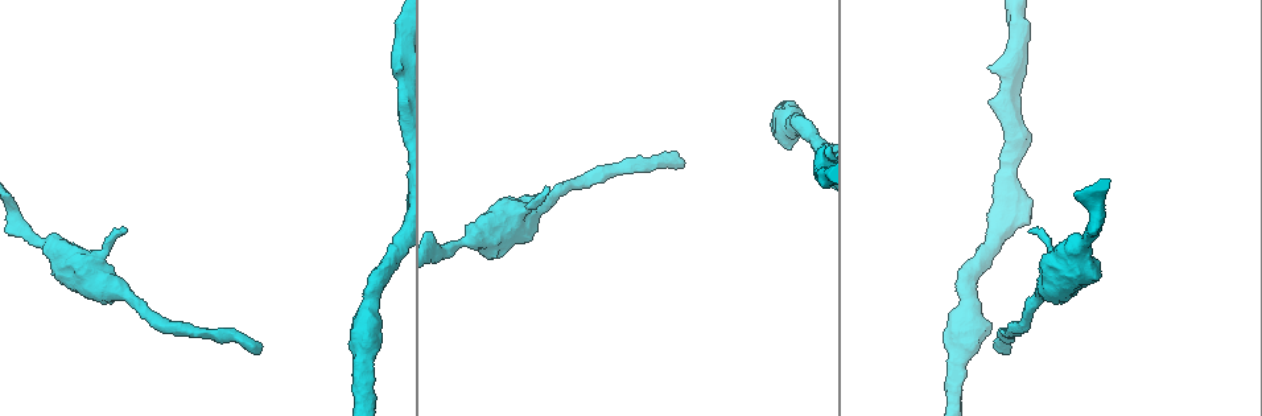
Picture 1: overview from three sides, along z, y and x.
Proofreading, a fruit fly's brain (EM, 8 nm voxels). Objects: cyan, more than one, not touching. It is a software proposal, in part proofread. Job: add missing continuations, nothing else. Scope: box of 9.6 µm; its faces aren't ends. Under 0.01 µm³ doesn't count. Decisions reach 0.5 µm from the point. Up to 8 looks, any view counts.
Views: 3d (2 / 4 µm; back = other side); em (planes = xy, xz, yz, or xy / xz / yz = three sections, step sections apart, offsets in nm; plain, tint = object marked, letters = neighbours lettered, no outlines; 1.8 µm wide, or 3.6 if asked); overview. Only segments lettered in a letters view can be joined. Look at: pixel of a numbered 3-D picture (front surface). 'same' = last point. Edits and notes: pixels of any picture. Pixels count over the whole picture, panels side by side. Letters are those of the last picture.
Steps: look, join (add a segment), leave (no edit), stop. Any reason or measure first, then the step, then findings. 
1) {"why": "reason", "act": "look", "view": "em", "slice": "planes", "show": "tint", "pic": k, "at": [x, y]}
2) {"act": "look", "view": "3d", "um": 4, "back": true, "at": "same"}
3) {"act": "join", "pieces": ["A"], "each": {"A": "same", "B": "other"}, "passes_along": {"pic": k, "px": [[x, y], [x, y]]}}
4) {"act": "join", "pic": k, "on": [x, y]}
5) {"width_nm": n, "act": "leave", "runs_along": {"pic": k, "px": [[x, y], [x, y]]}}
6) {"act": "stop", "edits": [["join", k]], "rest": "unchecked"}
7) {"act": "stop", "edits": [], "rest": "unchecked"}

{"why": "branch stops here", "act": "look", "view": "3d", "um": 4, "pic": 1, "at": [549, 186]}

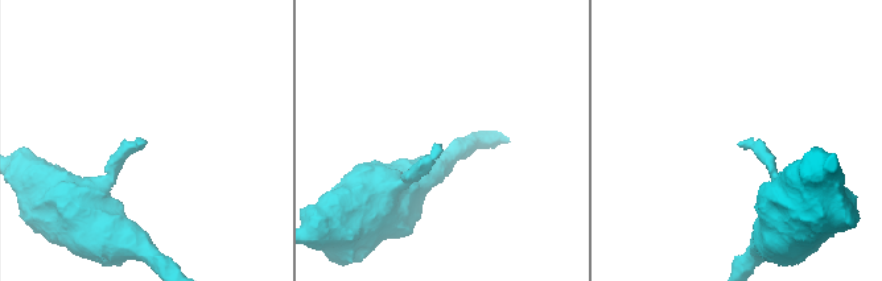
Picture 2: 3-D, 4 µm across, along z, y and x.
{"why": "need the tissue", "act": "look", "view": "em", "slice": "planes", "show": "letters", "pic": 2, "at": [142, 145]}

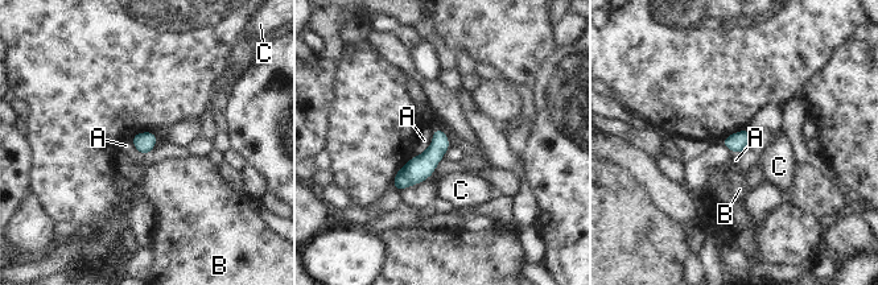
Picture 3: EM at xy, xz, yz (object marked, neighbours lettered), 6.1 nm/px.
{"longest_contact_nm": ["A", 220], "act": "leave", "each": {"A": "other", "B": "other", "C": "other"}, "border": {"pic": 3, "px": [[433, 128], [432, 143], [412, 157]]}, "found": "none of them fits"}

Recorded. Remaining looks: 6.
{"why": "long arm stops here", "act": "look", "view": "em", "slice": "planes", "show": "letters", "pic": 1, "at": [260, 353]}

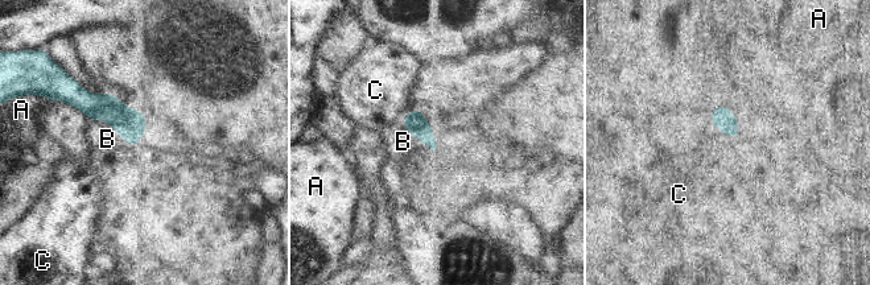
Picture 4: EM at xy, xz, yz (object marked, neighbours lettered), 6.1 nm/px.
{"act": "leave", "each": {"A": "other", "B": "other", "C": "other"}, "border": {"pic": 4, "px": [[416, 107], [407, 112], [401, 123]]}, "found": "none of them fits"}

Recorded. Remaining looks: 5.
{"why": "branch stops here", "act": "look", "view": "3d", "um": 4, "pic": 1, "at": [483, 252]}

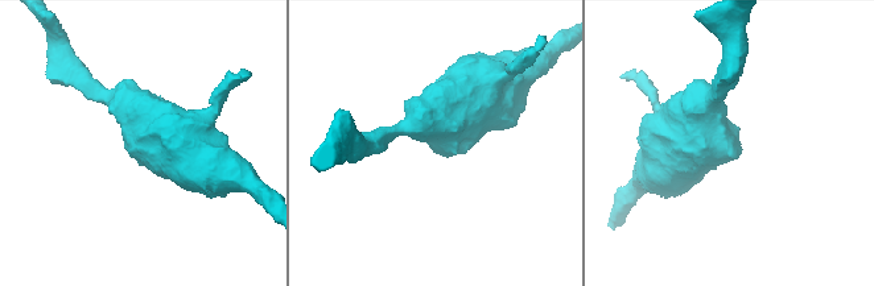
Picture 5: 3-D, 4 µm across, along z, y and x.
{"act": "look", "view": "em", "um": 3.6, "slice": "yz", "step": 16, "show": "letters", "pic": 5, "at": [436, 148]}

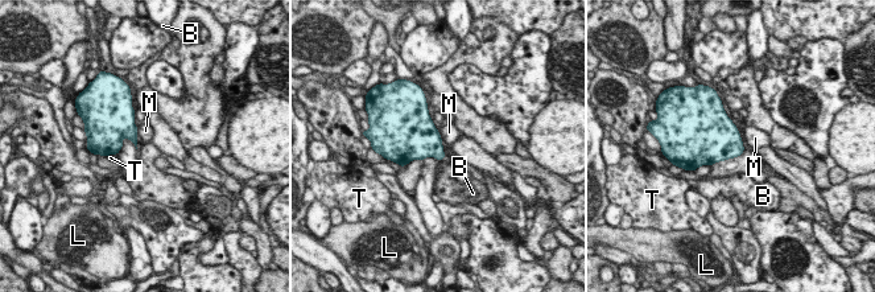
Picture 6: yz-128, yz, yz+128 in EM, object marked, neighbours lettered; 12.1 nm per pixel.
{"act": "leave", "each": {"B": "other", "L": "other", "M": "other", "T": "other"}, "border": {"pic": 6, "px": [[136, 128], [137, 134]]}, "found": "none of them fits"}

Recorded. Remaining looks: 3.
{"act": "stop", "edits": [], "rest": "unchecked"}

